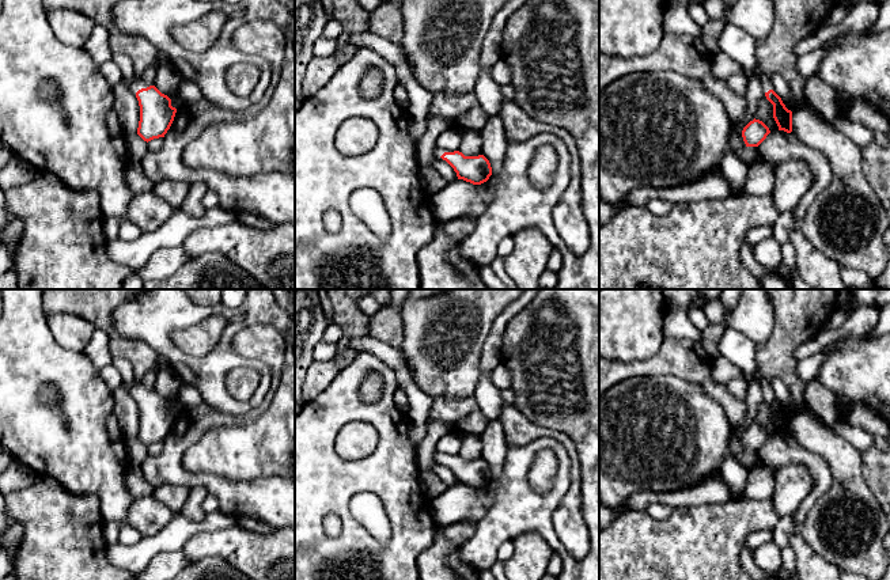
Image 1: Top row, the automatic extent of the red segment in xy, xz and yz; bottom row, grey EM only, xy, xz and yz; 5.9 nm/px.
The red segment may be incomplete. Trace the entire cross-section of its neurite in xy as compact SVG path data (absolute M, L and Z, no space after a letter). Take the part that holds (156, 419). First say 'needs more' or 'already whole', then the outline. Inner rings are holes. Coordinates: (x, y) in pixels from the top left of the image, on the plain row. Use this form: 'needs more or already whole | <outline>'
needs more | M140 379L135 380L128 390L136 398L140 410L137 439L147 447L164 441L177 417L171 403L155 390L144 393Z

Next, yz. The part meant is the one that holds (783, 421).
needs more | M727 326L717 344L719 356L727 359L742 369L742 376L757 380L765 395L766 403L773 409L773 422L779 435L792 436L792 416L785 412L781 402L772 394L768 378L757 374L755 344L742 331Z

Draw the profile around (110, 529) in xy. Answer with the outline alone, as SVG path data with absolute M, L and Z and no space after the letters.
M105 522L103 524L103 539L105 543L109 546L120 543L120 528L124 522Z

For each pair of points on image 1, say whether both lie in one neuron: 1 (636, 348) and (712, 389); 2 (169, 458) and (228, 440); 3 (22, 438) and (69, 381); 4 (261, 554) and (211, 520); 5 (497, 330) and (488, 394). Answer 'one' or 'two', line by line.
1: two
2: two
3: one
4: two
5: one

